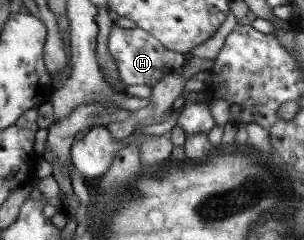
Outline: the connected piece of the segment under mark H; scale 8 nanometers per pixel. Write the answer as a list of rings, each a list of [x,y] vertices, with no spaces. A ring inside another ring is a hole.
[[[113,24],[108,37],[109,54],[117,65],[119,79],[127,87],[129,85],[148,85],[153,88],[168,72],[182,67],[188,61],[183,53],[170,51],[160,44],[147,31],[140,28],[118,28]]]

